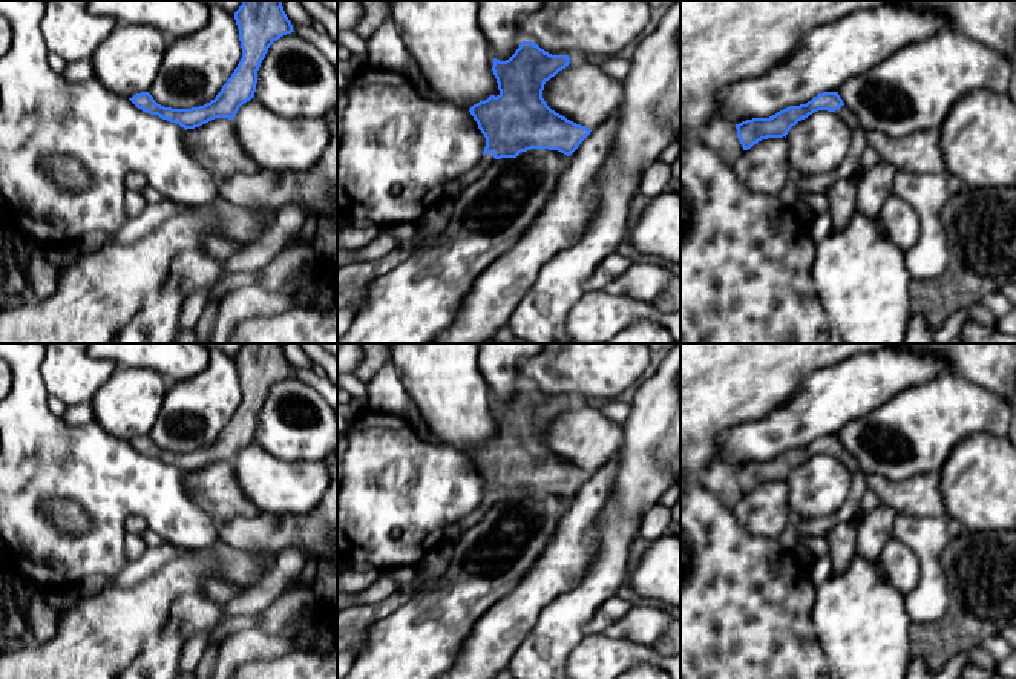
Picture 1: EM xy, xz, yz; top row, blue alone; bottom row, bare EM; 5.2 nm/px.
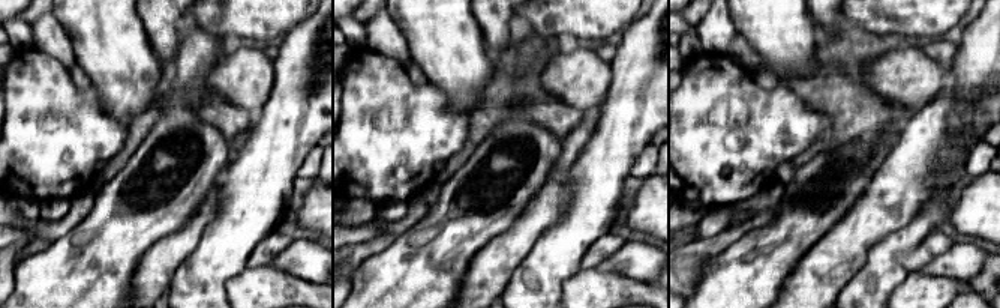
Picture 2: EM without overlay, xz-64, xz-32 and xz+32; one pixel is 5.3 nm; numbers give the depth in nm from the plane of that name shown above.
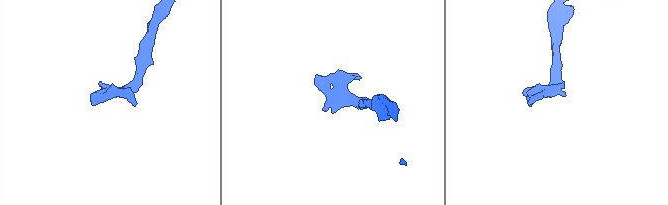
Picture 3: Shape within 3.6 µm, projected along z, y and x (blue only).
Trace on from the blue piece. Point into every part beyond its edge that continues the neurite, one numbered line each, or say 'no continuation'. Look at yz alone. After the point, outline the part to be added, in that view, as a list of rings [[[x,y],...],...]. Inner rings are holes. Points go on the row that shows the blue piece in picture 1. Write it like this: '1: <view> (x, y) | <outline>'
1: yz (848, 115) | [[[841,106],[834,113],[837,113],[838,116],[843,118],[843,121],[847,124],[847,127],[850,129],[850,132],[858,127],[858,118],[857,118],[857,115],[850,109],[847,109],[846,106]]]

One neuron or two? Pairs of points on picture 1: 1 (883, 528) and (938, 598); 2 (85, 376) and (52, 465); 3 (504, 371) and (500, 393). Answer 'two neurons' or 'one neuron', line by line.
1: two neurons
2: two neurons
3: one neuron

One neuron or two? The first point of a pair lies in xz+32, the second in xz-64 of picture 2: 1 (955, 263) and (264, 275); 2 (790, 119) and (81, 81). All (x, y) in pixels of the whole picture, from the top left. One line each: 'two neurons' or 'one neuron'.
1: two neurons
2: two neurons

